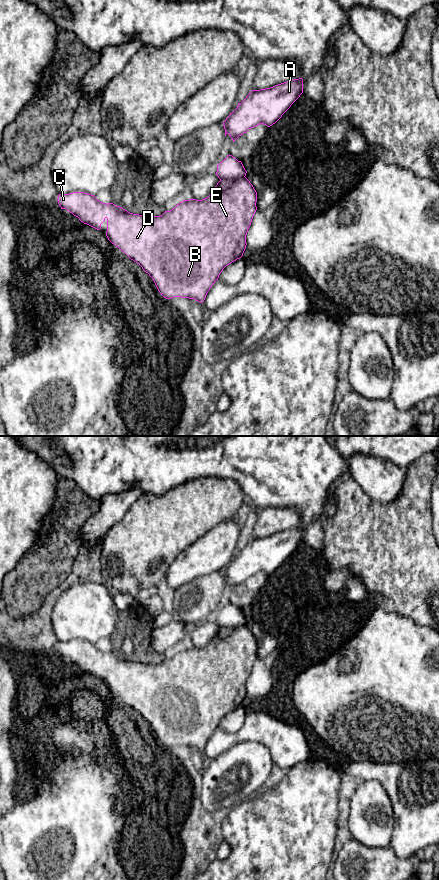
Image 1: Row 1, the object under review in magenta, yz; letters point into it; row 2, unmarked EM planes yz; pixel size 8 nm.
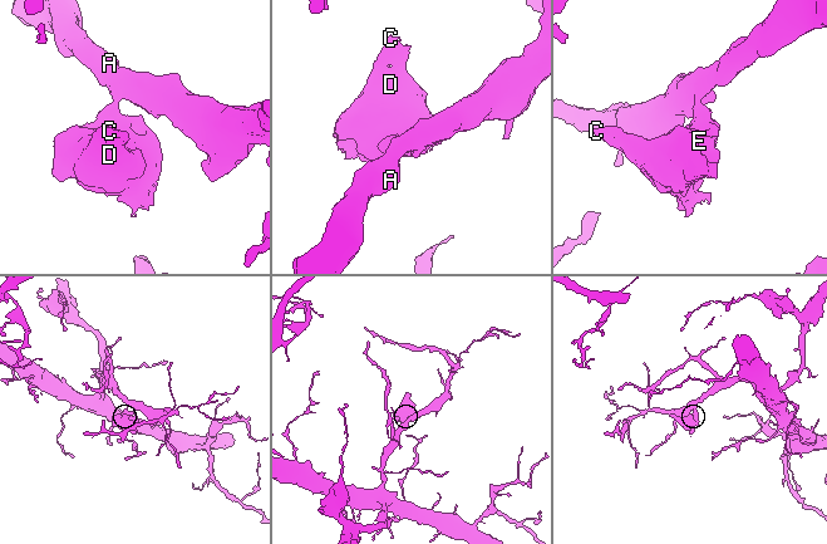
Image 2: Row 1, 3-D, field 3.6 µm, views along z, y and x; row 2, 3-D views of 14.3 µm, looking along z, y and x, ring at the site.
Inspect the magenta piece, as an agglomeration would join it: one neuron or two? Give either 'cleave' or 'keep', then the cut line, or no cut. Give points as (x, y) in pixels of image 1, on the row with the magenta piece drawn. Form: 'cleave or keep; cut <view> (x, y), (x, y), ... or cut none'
keep; cut none

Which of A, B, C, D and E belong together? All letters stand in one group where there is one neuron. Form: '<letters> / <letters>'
A B C D E

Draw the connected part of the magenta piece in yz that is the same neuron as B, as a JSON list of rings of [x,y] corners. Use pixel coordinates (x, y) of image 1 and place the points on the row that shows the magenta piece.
[[[228,155],[217,165],[216,175],[220,181],[207,198],[183,200],[160,216],[133,214],[113,203],[102,203],[94,195],[84,192],[59,194],[57,200],[61,209],[66,209],[81,222],[97,230],[101,229],[101,224],[106,220],[108,240],[149,274],[164,298],[186,297],[203,303],[223,269],[240,259],[246,249],[246,235],[257,210],[257,192],[245,177],[246,173],[242,162]]]

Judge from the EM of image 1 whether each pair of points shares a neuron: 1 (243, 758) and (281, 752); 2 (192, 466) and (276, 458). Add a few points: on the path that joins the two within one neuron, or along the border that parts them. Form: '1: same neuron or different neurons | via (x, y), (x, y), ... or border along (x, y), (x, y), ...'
1: different neurons | border along (251, 740), (262, 743), (268, 749), (274, 764)
2: same neuron | via (213, 458), (255, 458)

